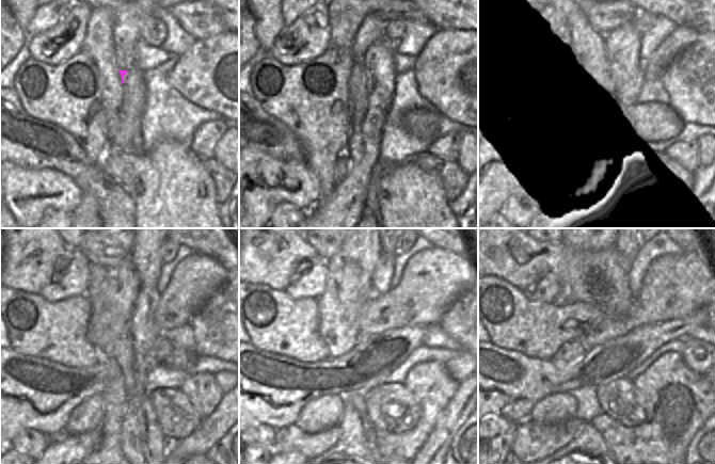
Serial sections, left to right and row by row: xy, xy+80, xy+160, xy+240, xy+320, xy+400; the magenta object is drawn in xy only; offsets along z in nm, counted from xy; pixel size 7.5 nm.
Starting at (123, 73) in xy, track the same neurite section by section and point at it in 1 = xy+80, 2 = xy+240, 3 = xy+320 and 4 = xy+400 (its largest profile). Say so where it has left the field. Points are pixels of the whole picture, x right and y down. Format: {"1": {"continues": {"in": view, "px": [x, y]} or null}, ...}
{"1": {"continues": {"in": "xy+80", "px": [358, 81]}}, "2": {"continues": {"in": "xy+240", "px": [114, 397]}}, "3": {"continues": {"in": "xy+320", "px": [353, 445]}}, "4": {"continues": {"in": "xy+400", "px": [589, 445]}}}

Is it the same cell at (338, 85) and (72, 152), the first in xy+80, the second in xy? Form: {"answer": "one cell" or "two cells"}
{"answer": "two cells"}

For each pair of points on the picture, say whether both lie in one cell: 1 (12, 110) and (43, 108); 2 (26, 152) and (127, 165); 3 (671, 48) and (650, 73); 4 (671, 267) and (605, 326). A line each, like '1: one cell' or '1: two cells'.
1: two cells
2: two cells
3: one cell
4: one cell

